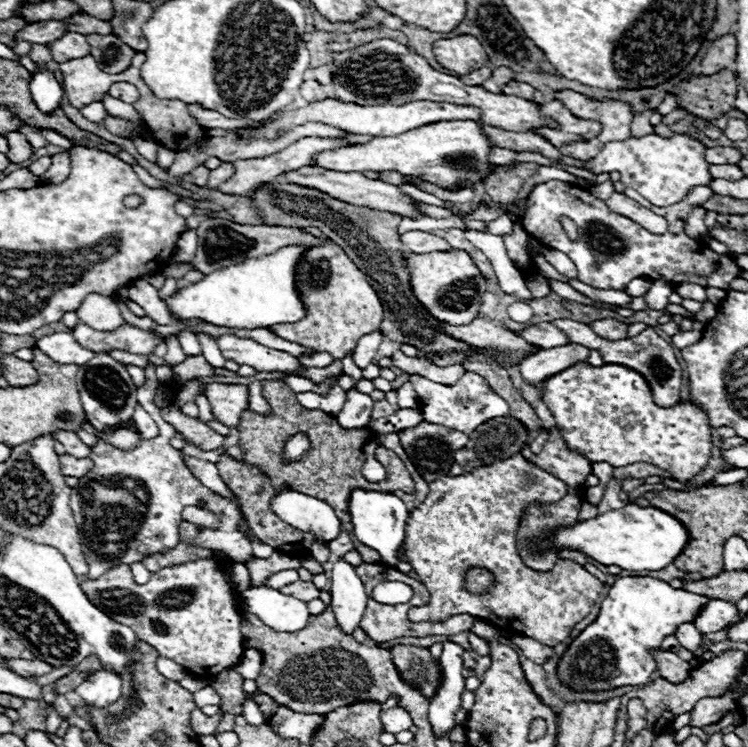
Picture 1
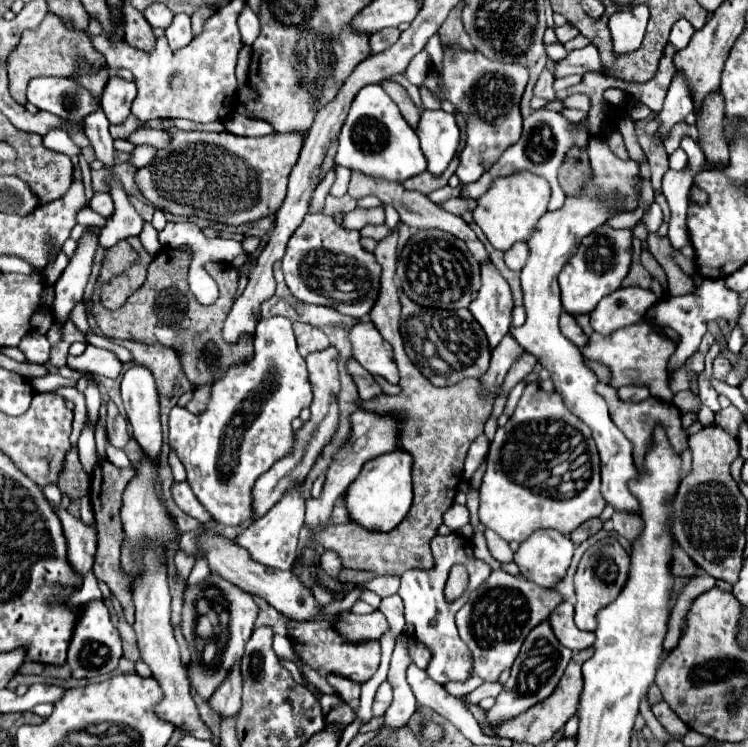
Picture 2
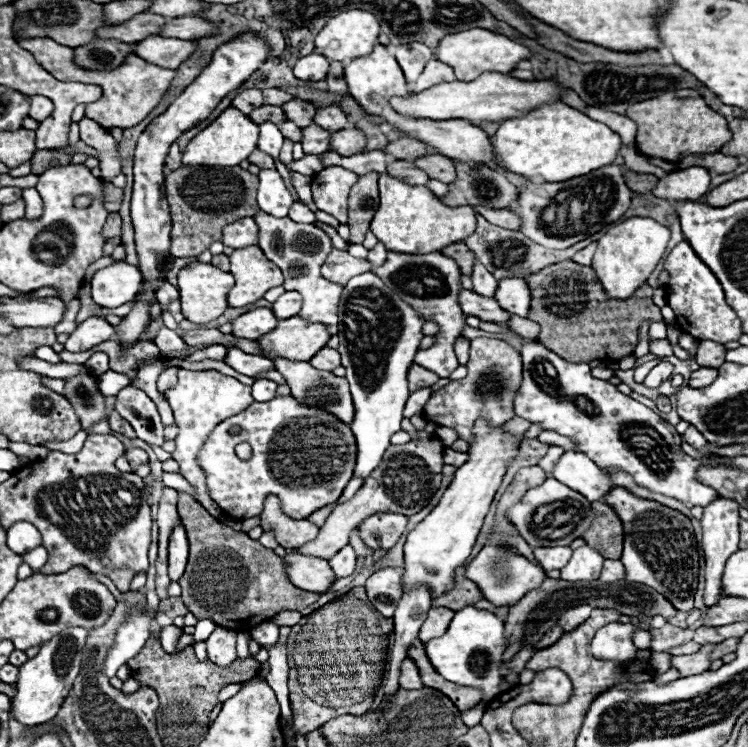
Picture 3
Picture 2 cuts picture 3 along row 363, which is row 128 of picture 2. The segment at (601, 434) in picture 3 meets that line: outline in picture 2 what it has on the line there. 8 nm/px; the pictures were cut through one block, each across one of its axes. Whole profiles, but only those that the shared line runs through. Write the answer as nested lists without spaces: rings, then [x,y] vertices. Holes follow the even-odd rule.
[[[534,110],[526,120],[524,120],[524,132],[522,132],[522,138],[512,144],[502,156],[500,160],[482,174],[480,180],[472,182],[472,184],[466,184],[462,186],[462,196],[468,196],[468,198],[480,198],[488,188],[490,184],[496,180],[496,178],[504,178],[504,176],[510,176],[514,172],[522,172],[522,170],[528,170],[532,174],[538,174],[542,178],[548,180],[550,188],[552,188],[552,196],[550,196],[550,204],[548,204],[548,210],[556,210],[556,208],[562,208],[564,204],[564,192],[560,188],[560,184],[556,182],[556,172],[560,168],[560,162],[568,150],[568,146],[586,146],[588,144],[588,130],[574,130],[572,124],[562,118],[562,114],[558,112],[552,112],[552,110]]]

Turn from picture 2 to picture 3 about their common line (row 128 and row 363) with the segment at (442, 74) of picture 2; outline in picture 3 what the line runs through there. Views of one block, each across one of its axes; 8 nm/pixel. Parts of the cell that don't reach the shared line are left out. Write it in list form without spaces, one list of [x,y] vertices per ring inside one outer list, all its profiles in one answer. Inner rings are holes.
[[[474,338],[470,340],[470,360],[466,366],[468,376],[438,390],[438,394],[426,402],[424,416],[440,426],[454,428],[462,440],[470,442],[476,418],[486,418],[492,426],[502,426],[514,418],[514,396],[522,382],[522,356],[504,340]]]

